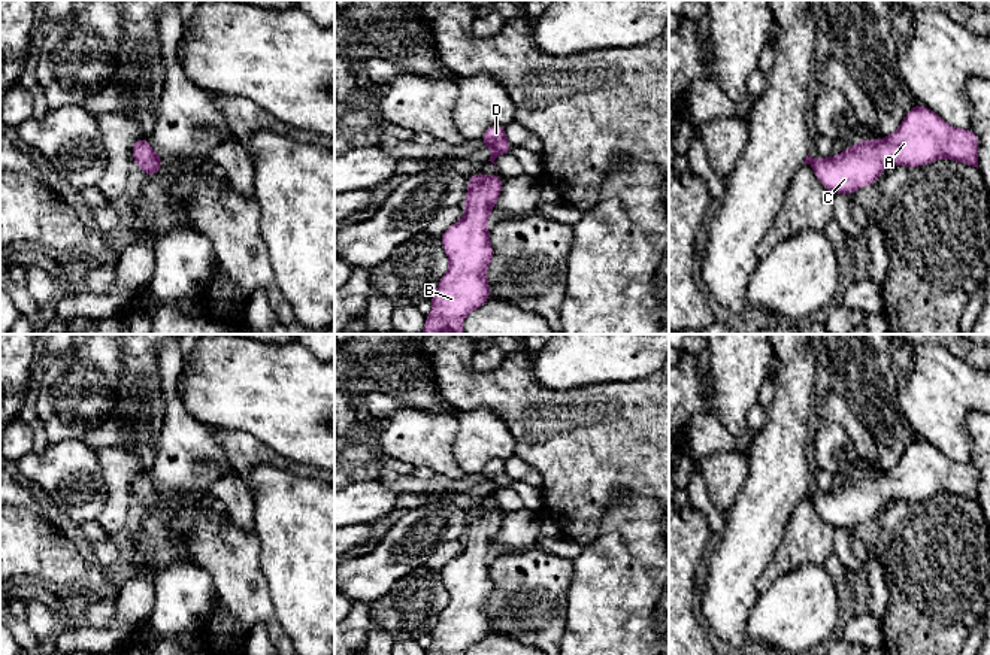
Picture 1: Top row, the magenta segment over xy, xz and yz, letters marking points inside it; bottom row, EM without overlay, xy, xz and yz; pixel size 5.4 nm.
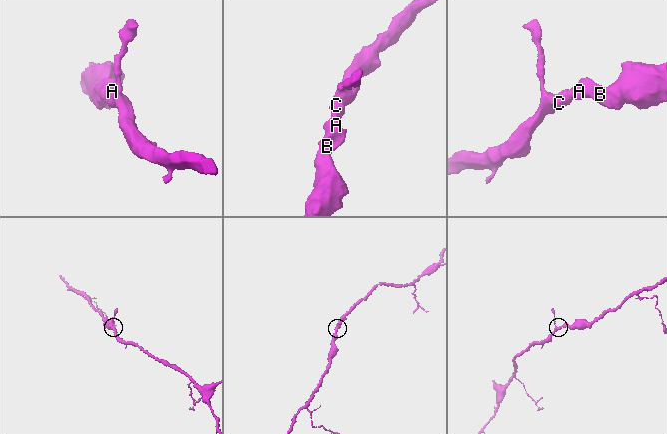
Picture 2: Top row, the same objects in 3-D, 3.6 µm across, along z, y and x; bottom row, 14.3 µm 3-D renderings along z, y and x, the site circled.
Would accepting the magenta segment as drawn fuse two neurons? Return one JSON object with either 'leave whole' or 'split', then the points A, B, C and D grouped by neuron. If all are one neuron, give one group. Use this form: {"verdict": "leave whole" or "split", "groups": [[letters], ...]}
{"verdict": "leave whole", "groups": [["A", "B", "C", "D"]]}

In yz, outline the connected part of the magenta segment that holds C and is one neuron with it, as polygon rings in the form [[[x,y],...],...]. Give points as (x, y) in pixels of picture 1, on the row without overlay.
[[[914,439],[893,468],[880,474],[862,473],[844,486],[823,494],[812,492],[808,488],[803,498],[809,498],[818,516],[835,530],[850,530],[863,521],[877,518],[887,500],[921,501],[939,492],[948,492],[978,503],[978,479],[978,470],[972,463],[956,463],[927,440]]]

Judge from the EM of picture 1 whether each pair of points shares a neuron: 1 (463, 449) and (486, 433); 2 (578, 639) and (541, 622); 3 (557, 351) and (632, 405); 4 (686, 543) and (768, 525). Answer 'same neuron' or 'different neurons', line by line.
1: same neuron
2: different neurons
3: different neurons
4: different neurons

